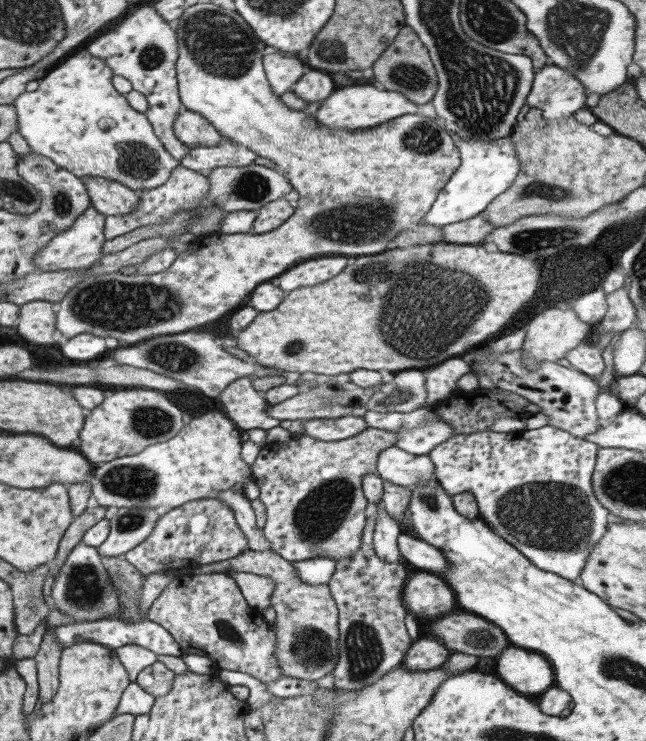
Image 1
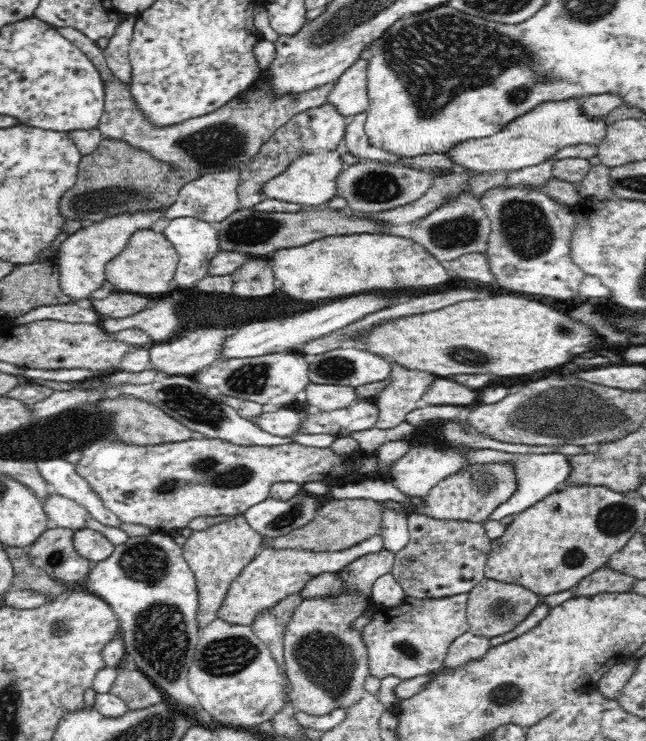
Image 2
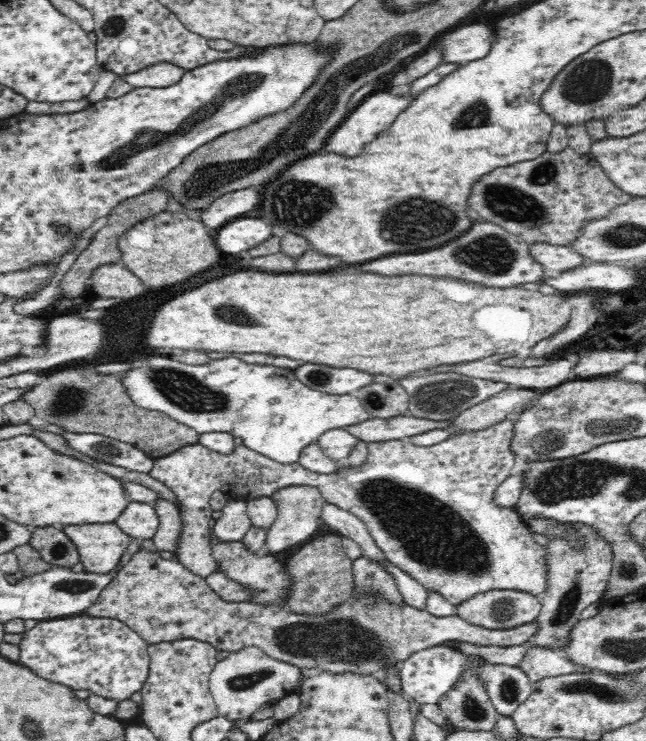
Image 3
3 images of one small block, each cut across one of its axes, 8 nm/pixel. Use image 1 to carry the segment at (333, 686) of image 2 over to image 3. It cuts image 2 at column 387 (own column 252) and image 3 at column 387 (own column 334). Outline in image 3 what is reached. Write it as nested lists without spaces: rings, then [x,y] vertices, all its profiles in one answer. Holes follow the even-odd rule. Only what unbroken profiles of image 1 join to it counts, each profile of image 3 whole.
[[[145,549],[119,568],[111,584],[84,614],[121,620],[149,645],[196,639],[230,653],[256,647],[276,660],[300,668],[319,668],[338,674],[372,674],[394,662],[403,662],[414,652],[450,641],[487,647],[518,646],[538,630],[537,620],[511,629],[482,628],[457,614],[436,617],[427,610],[414,609],[408,604],[398,607],[388,601],[376,605],[374,595],[365,599],[354,596],[353,603],[344,603],[329,615],[316,616],[296,614],[282,605],[226,602],[208,587],[206,579],[193,574],[177,560],[161,558],[158,552]]]

